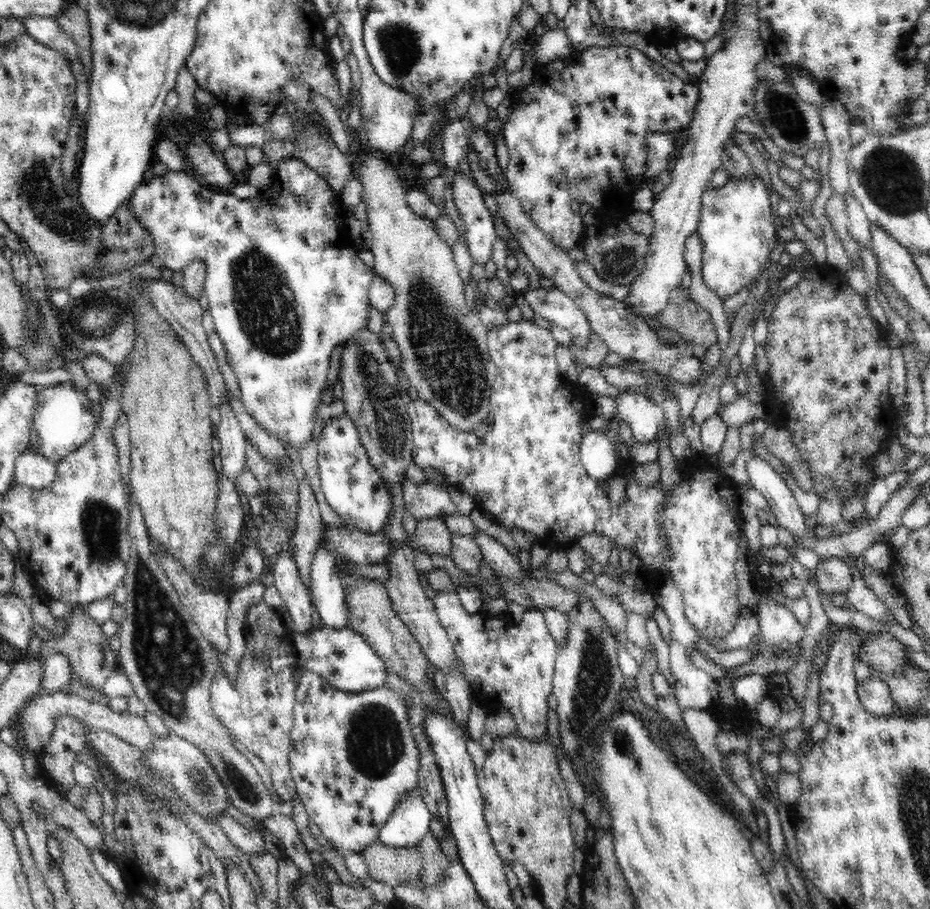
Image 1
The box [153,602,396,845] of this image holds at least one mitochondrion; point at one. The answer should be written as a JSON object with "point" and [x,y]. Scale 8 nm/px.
{"point":[245,790]}

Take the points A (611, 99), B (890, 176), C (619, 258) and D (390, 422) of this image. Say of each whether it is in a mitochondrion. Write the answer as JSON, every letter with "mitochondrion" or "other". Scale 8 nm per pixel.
{"A":"other","B":"mitochondrion","C":"mitochondrion","D":"mitochondrion"}

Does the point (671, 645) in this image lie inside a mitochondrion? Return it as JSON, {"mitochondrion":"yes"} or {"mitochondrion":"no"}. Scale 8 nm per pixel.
{"mitochondrion":"no"}

